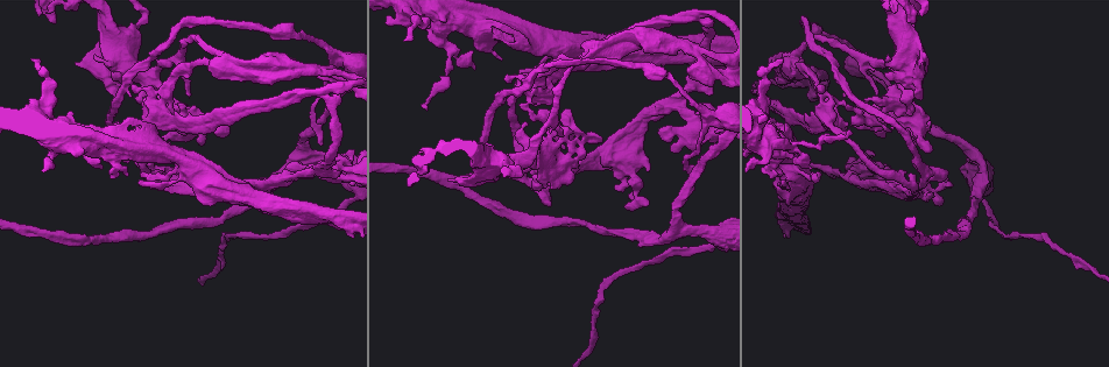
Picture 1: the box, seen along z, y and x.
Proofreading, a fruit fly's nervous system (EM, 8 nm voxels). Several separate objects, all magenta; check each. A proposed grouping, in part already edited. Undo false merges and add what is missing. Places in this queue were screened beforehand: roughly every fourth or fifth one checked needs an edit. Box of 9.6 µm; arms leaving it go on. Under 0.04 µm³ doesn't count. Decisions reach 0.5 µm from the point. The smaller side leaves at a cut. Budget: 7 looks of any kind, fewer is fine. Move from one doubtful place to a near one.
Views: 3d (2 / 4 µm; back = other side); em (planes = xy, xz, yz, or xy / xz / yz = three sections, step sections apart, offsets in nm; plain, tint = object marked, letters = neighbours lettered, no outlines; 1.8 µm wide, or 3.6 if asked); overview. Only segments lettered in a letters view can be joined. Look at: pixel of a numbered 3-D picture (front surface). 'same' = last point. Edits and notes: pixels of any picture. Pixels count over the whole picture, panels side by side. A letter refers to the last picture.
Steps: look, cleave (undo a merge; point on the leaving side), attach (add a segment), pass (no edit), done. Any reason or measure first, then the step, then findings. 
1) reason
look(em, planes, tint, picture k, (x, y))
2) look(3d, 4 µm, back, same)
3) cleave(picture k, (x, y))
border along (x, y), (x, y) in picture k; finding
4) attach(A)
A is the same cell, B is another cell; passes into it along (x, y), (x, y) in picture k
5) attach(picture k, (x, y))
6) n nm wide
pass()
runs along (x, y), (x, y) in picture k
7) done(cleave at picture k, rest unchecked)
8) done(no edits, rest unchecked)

an open end
look(em, planes, plain, picture 1, (515, 74))

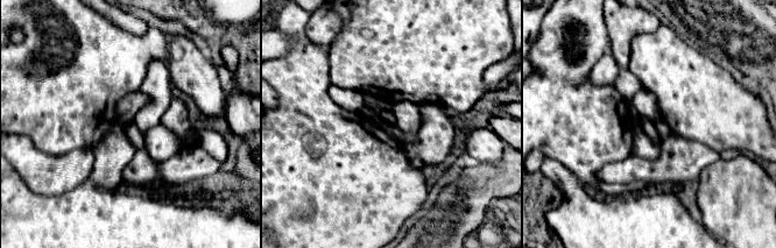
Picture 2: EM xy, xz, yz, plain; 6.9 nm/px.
see the neighbours
look(em, planes, letters, same)

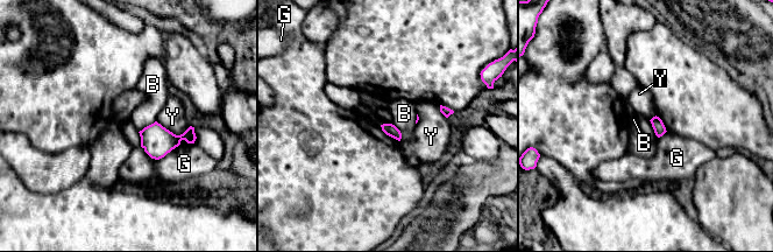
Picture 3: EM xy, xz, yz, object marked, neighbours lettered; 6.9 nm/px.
pass()
B, G and Y are other cells; border along (391, 124), (399, 131), (401, 140) in picture 3; no lettered segment goes on from it

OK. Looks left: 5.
sudden change in width
look(em, planes, plain, picture 1, (294, 36))

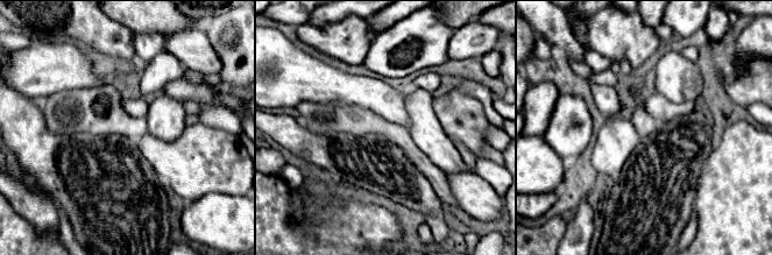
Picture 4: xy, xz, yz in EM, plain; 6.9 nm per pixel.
look(em, planes, letters, same)

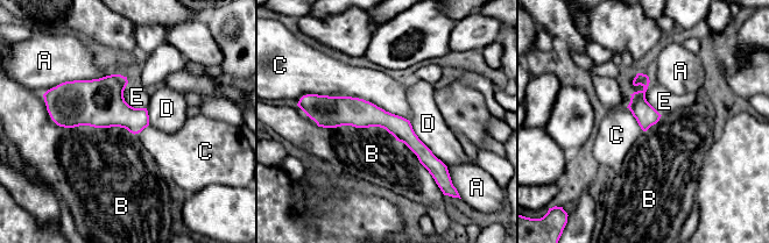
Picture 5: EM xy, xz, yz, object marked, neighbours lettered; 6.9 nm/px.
pass()
A, B, C, D and E are other cells; runs along (317, 116), (387, 120), (441, 166) in picture 5; one neuron here

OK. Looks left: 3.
three-way junction
look(em, planes, letters, picture 1, (670, 106))

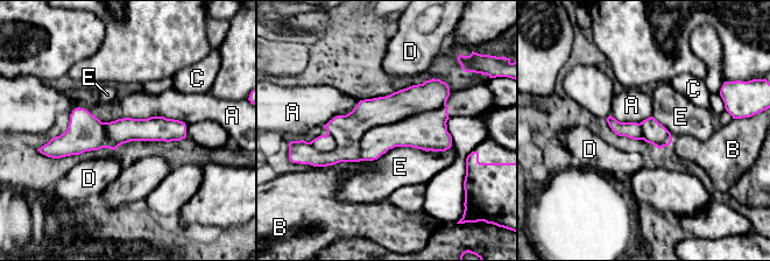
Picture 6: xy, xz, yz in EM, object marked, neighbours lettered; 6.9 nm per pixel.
160 nm wide
pass()
A, B, C, D and E are other cells; border along (86, 110), (101, 121), (185, 122) in picture 6; one neuron here

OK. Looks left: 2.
done(no edits, rest unchecked)

